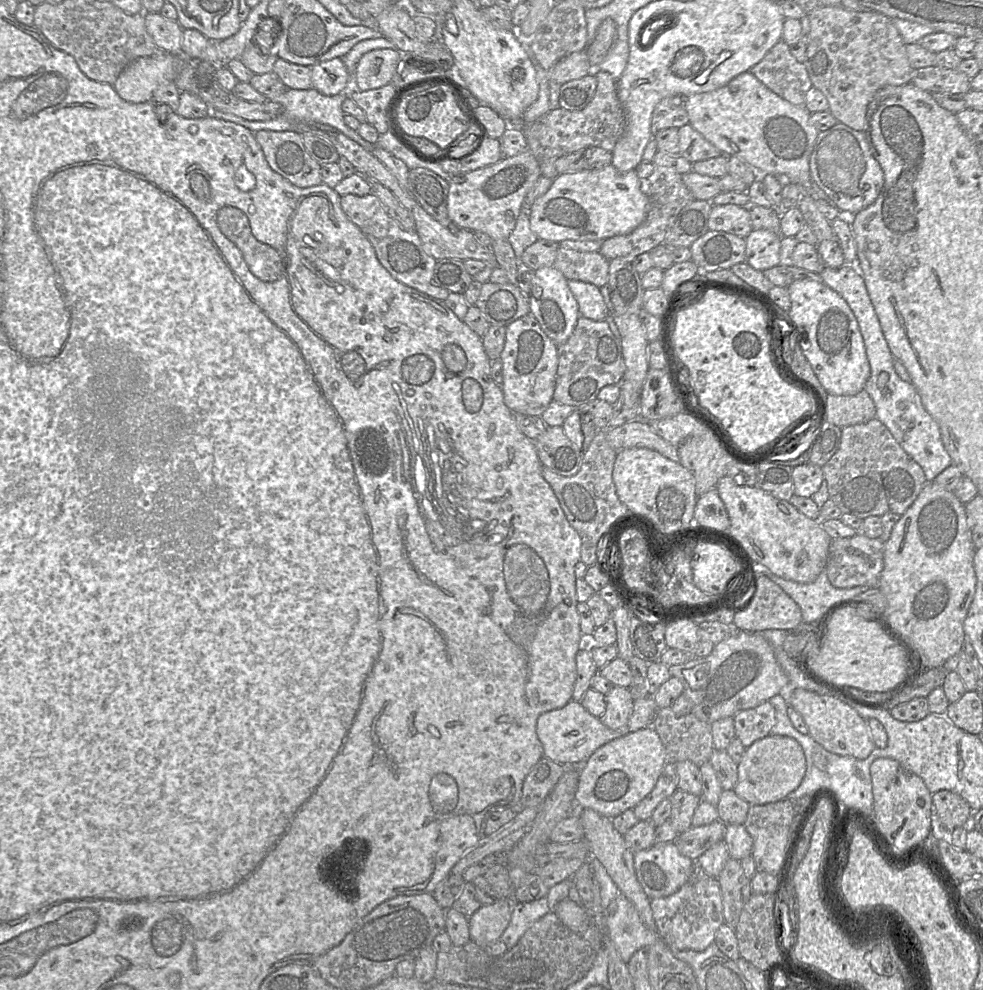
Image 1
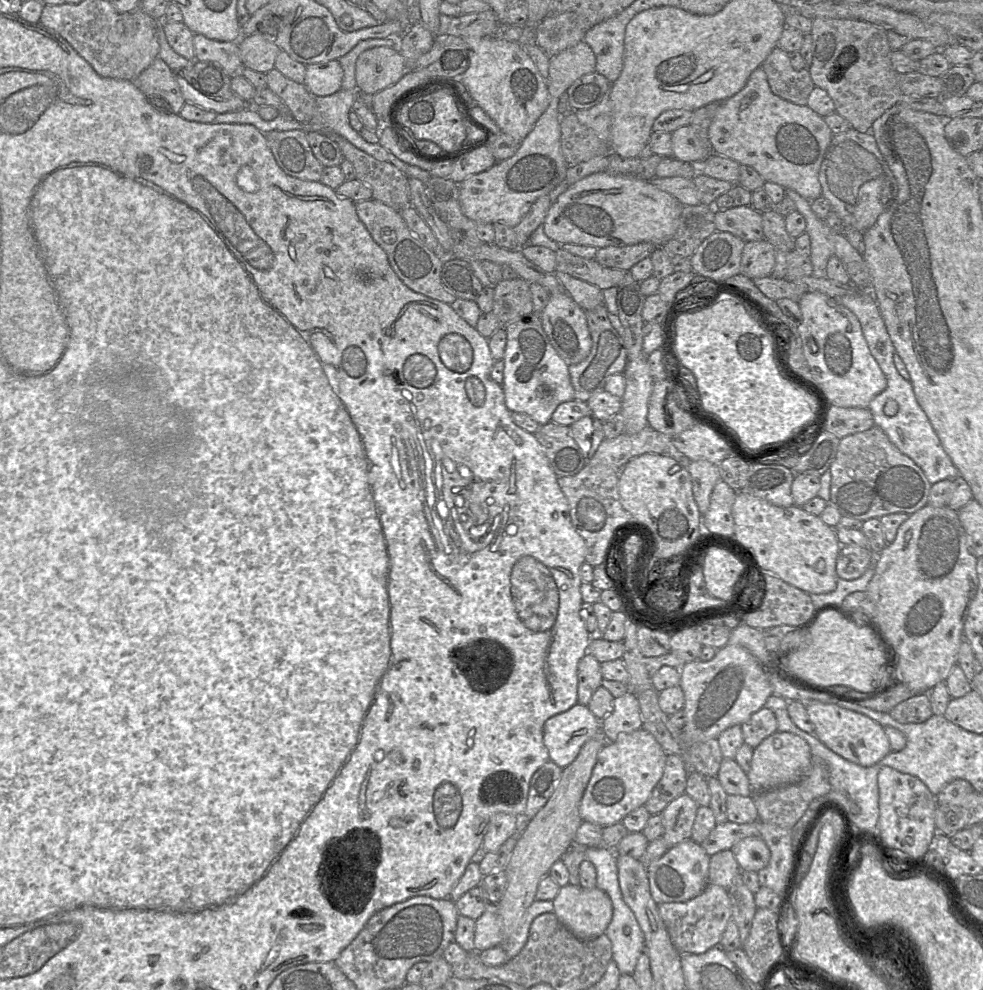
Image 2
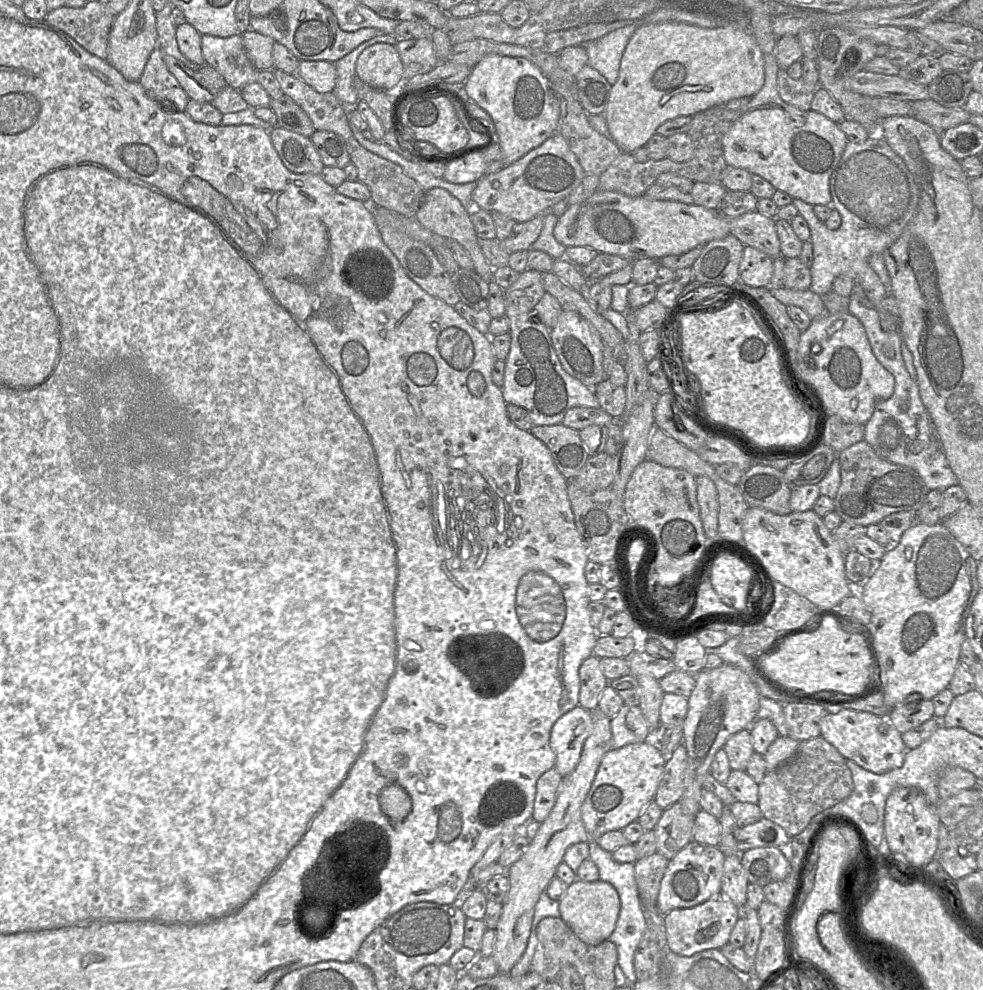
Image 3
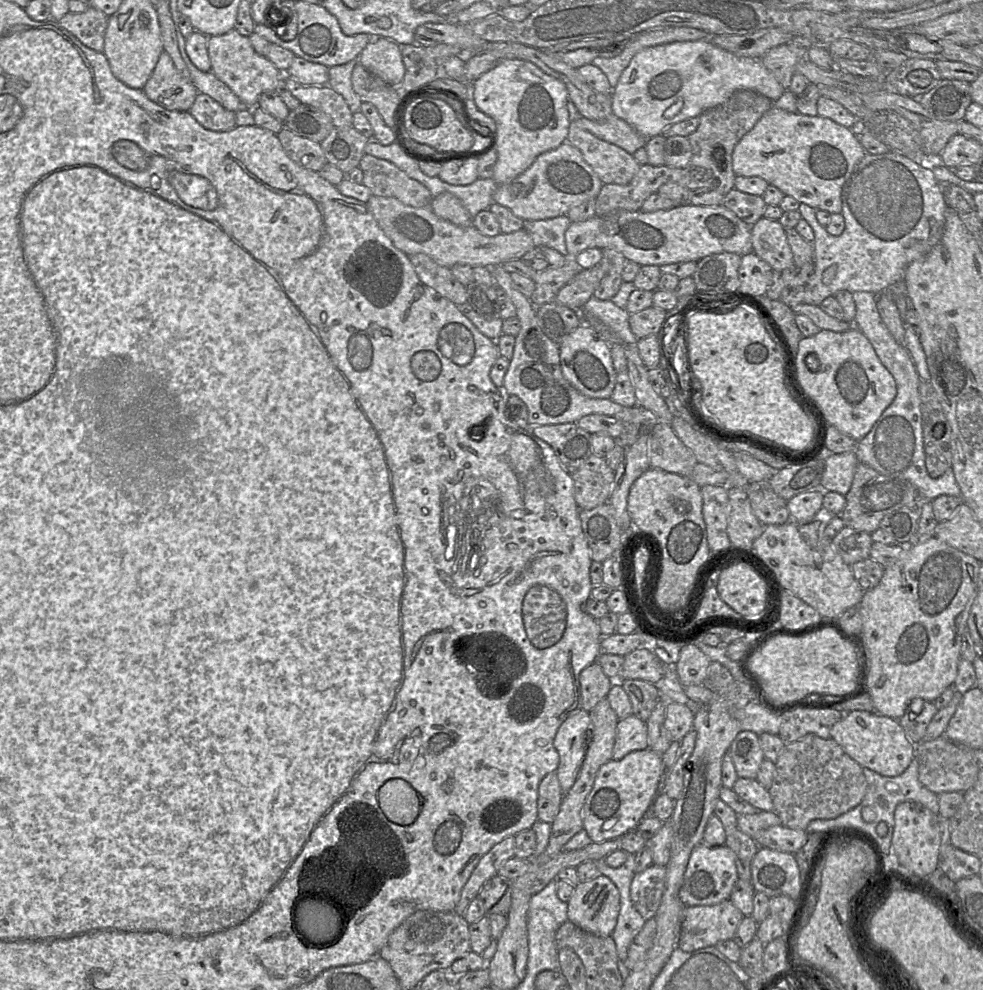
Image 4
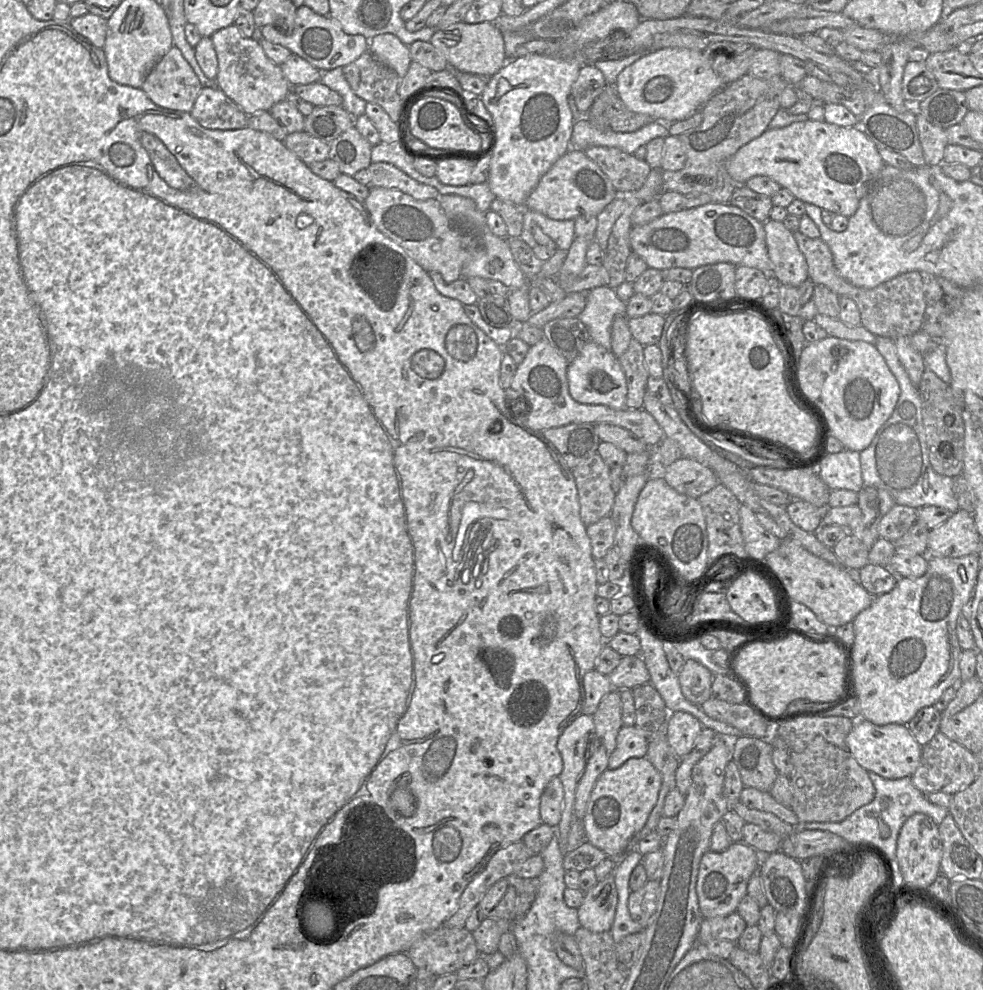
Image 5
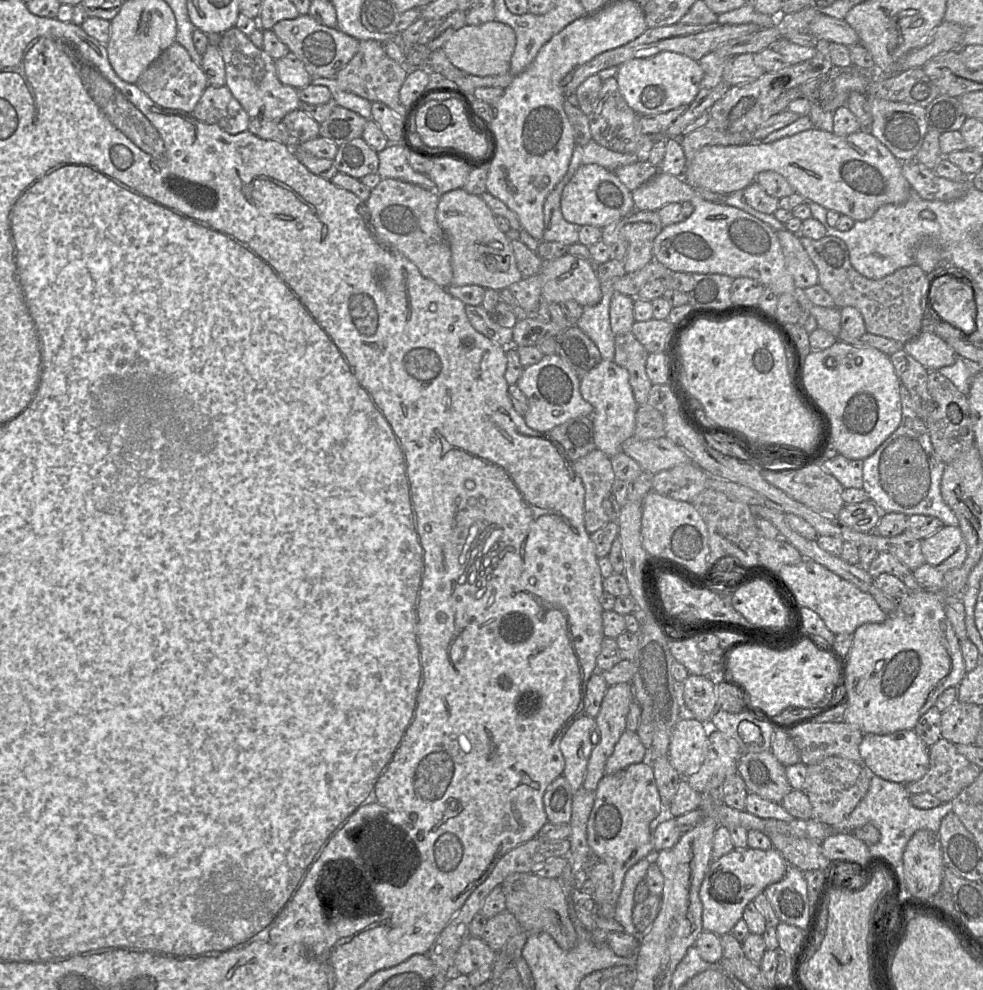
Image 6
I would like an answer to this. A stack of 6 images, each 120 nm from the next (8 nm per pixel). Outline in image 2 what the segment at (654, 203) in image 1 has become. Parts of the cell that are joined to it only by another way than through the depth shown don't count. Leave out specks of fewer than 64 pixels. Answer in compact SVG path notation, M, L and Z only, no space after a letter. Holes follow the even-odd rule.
M650 242L626 246L607 246L599 248L594 259L602 266L629 271L639 261L649 257L656 247Z

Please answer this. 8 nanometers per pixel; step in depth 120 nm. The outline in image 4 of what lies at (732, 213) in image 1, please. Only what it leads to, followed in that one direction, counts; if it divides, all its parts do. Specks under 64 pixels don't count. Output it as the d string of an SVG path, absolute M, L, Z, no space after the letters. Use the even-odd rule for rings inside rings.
M764 216L751 226L751 242L753 252L768 263L773 271L782 272L785 269L795 268L793 254L787 242L785 229L778 220L771 220Z

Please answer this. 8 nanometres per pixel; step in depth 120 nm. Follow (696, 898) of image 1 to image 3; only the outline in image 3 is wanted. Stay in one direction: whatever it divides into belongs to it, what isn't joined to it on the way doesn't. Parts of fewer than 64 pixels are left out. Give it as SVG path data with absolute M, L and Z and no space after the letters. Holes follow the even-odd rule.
M722 892L689 908L673 909L663 916L668 950L681 956L692 956L708 949L721 949L729 942L730 933L741 917L741 909Z

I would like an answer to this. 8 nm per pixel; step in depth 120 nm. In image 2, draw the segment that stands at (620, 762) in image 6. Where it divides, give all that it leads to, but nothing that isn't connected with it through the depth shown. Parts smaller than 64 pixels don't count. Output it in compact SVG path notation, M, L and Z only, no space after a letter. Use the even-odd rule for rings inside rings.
M633 691L617 697L612 711L601 720L602 733L608 742L615 741L620 734L642 728L639 702Z

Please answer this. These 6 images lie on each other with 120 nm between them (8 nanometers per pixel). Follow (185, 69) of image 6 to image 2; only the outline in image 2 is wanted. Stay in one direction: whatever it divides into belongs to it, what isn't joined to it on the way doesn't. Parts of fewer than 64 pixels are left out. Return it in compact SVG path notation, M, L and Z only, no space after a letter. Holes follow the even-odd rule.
M160 58L144 69L134 80L146 97L161 97L172 107L172 114L179 114L185 104L173 71Z

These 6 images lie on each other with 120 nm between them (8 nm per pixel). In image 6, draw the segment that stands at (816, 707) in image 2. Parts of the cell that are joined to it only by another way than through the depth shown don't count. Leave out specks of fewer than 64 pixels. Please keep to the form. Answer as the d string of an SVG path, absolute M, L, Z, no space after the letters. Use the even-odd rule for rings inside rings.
M901 730L886 735L864 734L859 753L869 774L894 783L906 785L918 781L929 768L929 747L914 730Z

